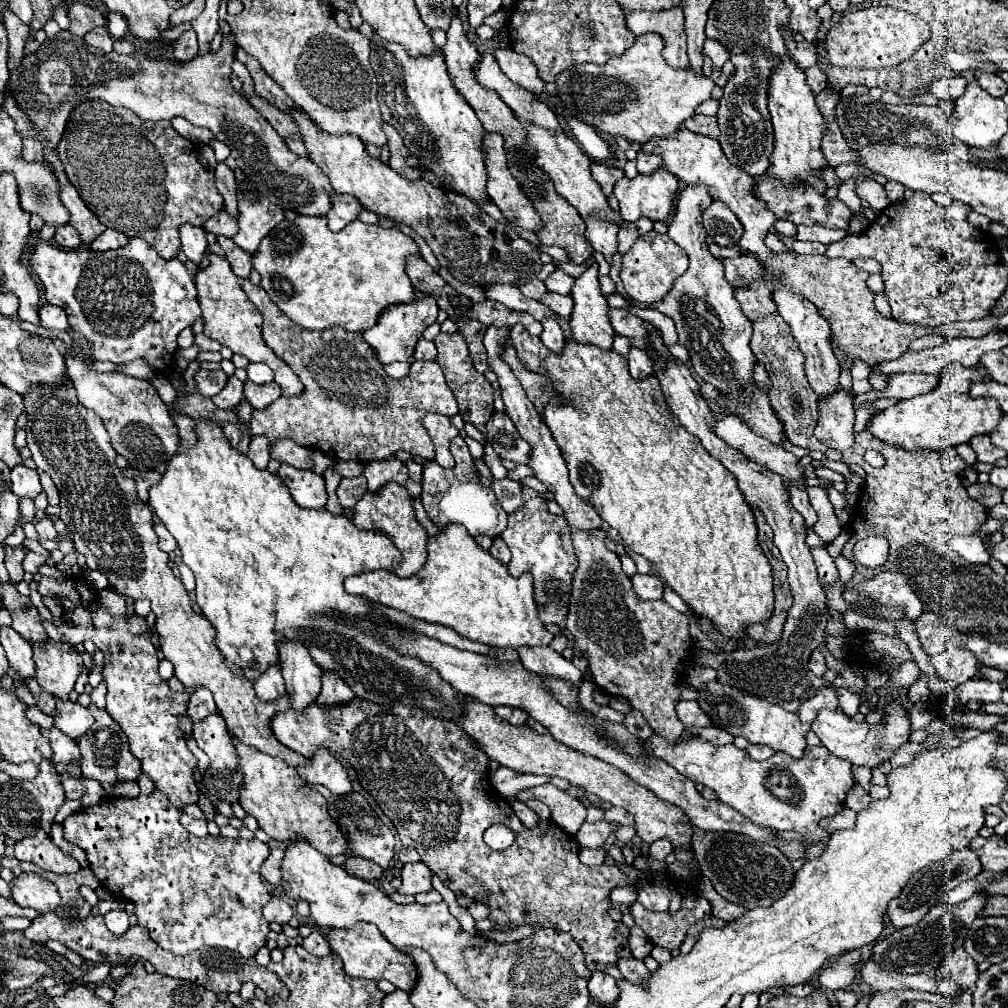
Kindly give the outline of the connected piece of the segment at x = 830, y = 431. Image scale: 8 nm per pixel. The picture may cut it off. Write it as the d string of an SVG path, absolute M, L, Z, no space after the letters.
M838 388L818 402L818 424L814 436L832 450L844 452L854 446L854 390Z

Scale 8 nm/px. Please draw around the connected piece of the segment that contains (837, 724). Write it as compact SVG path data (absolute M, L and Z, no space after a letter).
M892 686L890 702L884 706L884 716L878 724L866 724L856 722L848 718L844 712L838 710L820 710L818 716L812 722L812 732L820 738L820 742L837 757L850 760L854 766L866 766L866 768L878 768L882 762L890 760L894 750L908 742L910 736L910 718L908 710L902 706L906 704L908 692L900 686Z

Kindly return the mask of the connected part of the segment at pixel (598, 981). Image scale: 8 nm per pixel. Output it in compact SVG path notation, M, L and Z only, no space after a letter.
M594 972L592 978L588 980L588 990L602 1004L612 1004L618 998L616 980L612 976L608 976L606 972Z

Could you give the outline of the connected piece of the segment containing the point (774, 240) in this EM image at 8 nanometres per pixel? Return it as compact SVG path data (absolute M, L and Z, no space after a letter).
M768 232L768 236L766 236L766 246L774 252L774 254L794 254L794 256L798 256L794 250L790 250L784 242L782 242L782 238L778 238L774 232Z

